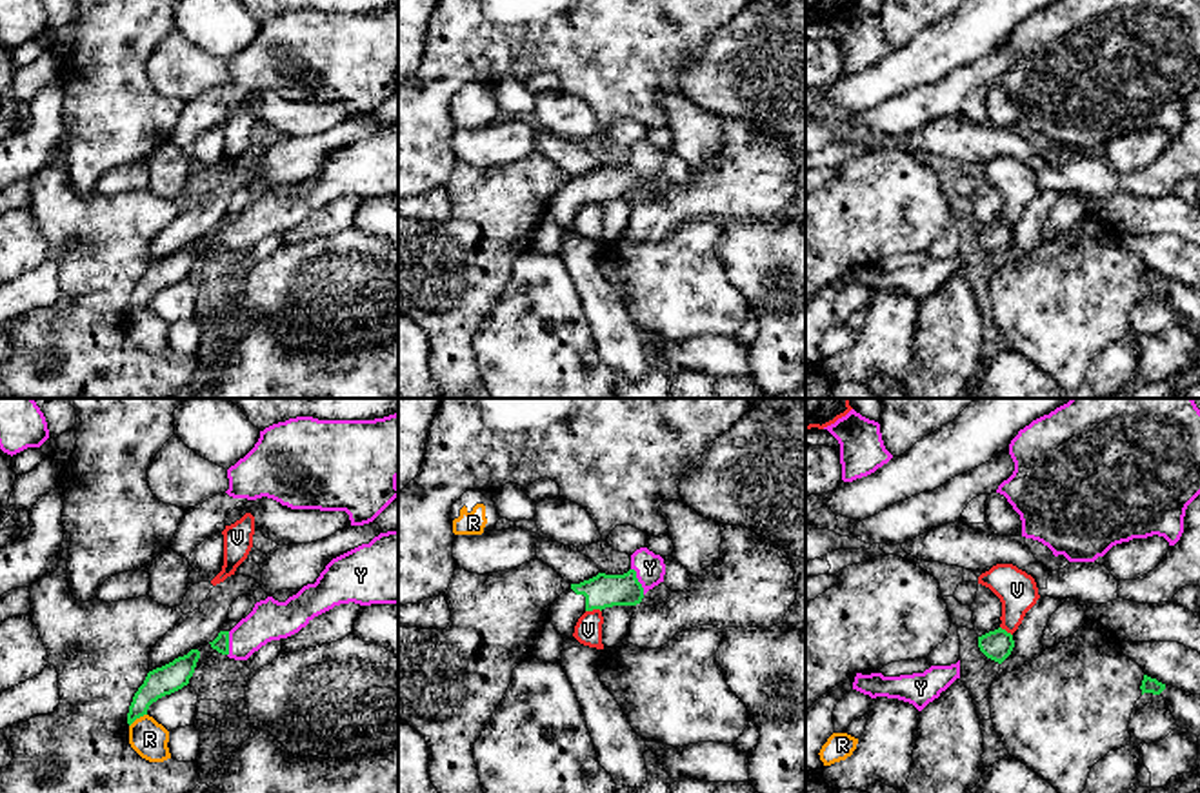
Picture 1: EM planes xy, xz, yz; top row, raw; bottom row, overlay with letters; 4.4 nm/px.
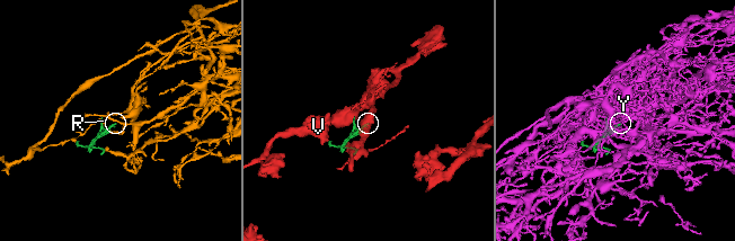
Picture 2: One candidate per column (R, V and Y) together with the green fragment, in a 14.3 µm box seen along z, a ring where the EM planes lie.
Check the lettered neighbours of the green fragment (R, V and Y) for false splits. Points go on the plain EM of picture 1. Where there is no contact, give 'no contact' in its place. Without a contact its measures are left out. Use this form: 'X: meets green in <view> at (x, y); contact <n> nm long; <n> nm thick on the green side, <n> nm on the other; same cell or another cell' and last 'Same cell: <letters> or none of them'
R: meets green in xy at (137, 310); contact 100 nm long; 130 nm thick on the green side, 160 nm on the other; another cell
V: meets green in xz at (593, 200); contact 70 nm long; 150 nm thick on the green side, 120 nm on the other; another cell
Y: meets green in xz at (637, 173); contact 130 nm long; 150 nm thick on the green side, 130 nm on the other; same cell
Same cell: Y

